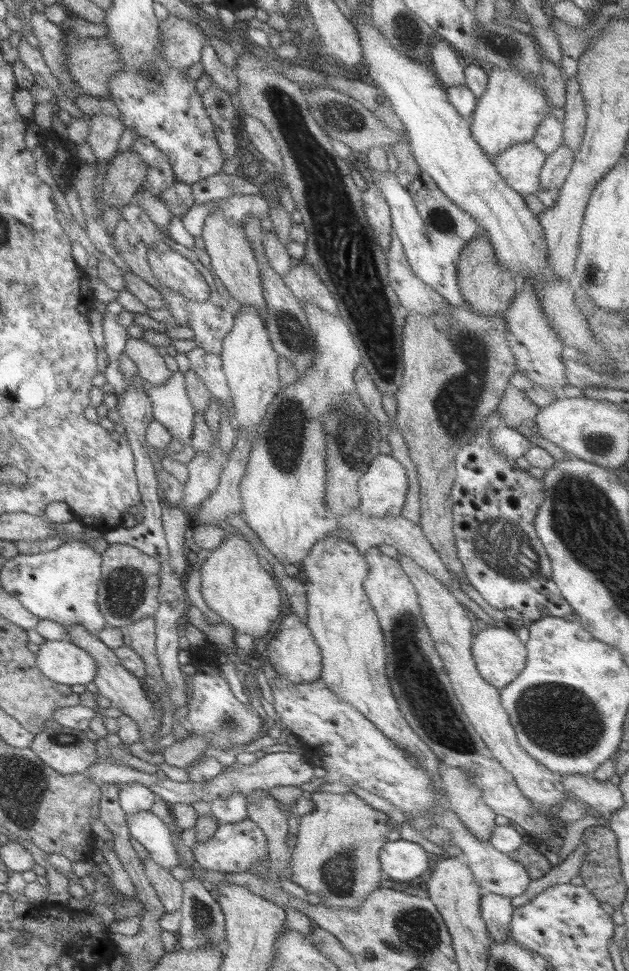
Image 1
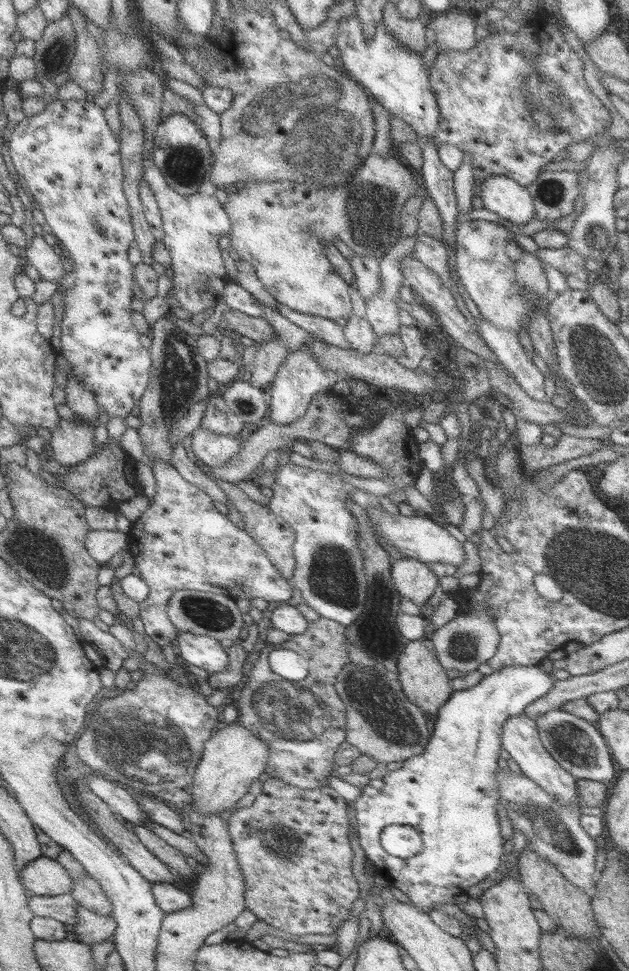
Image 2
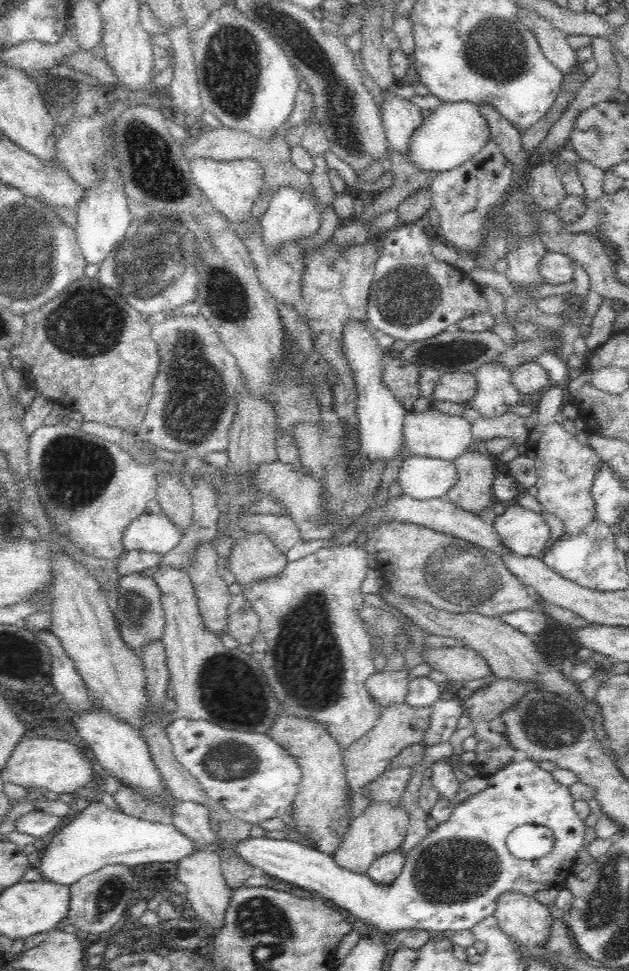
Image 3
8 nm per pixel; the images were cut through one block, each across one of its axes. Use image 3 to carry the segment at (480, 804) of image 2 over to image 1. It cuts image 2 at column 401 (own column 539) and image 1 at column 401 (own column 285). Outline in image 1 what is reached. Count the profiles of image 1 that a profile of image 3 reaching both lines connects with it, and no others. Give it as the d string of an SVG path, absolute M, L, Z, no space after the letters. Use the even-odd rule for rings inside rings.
M388 841L379 856L382 874L394 882L410 882L428 870L429 855L424 847L414 842Z

